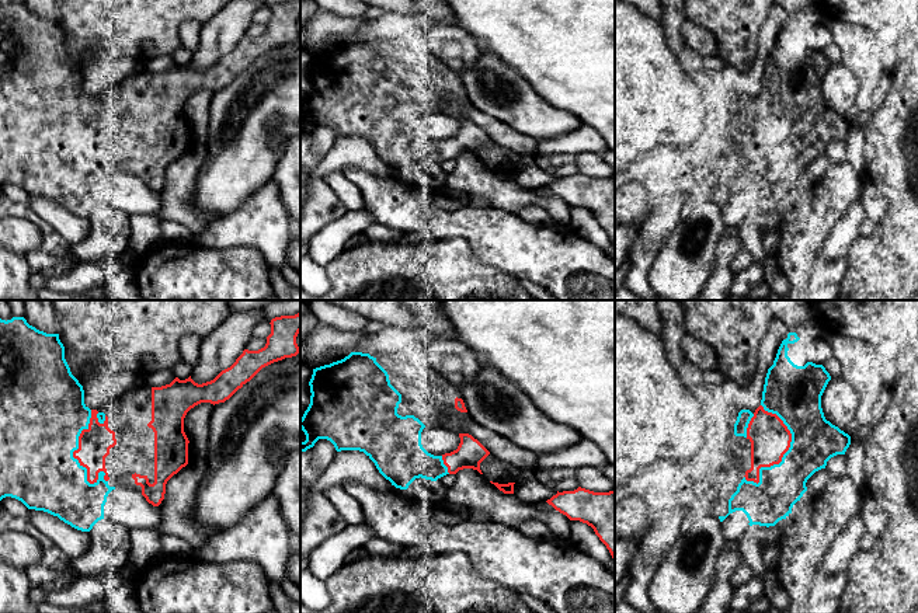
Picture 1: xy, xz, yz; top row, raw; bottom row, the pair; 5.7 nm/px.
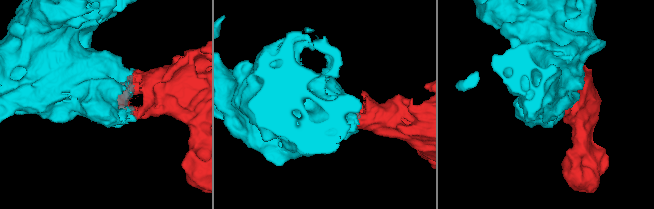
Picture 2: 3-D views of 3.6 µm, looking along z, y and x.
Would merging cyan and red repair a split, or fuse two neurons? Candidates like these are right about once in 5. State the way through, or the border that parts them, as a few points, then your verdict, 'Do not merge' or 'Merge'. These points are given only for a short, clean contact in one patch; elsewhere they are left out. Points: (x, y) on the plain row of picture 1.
Merge

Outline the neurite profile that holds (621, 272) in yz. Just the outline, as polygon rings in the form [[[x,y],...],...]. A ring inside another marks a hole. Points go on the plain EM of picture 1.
[[[627,254],[623,264],[618,269],[615,269],[615,292],[623,286],[625,278],[630,269],[630,265],[632,262]]]

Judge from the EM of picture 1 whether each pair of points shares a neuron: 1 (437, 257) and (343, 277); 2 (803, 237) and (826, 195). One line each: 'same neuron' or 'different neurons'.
1: same neuron
2: same neuron

